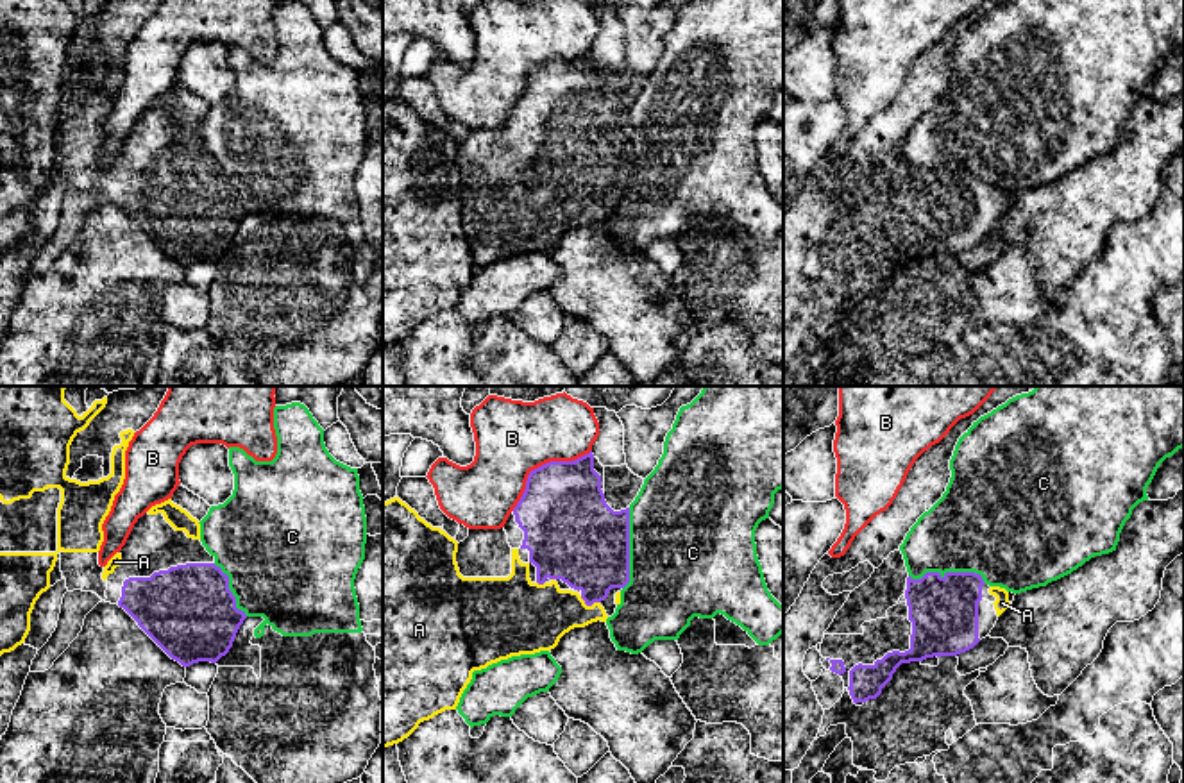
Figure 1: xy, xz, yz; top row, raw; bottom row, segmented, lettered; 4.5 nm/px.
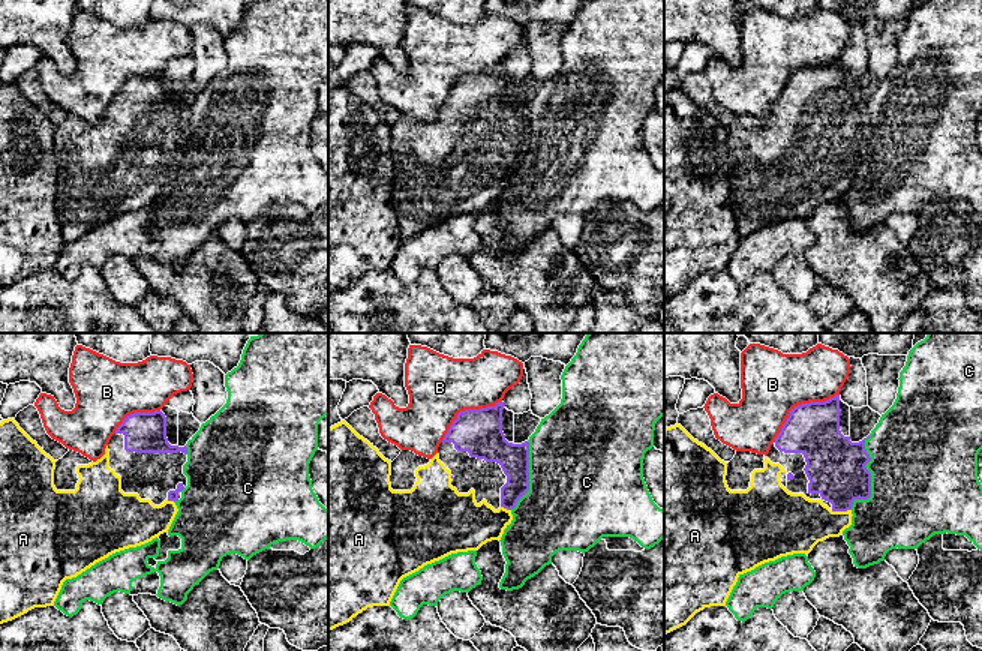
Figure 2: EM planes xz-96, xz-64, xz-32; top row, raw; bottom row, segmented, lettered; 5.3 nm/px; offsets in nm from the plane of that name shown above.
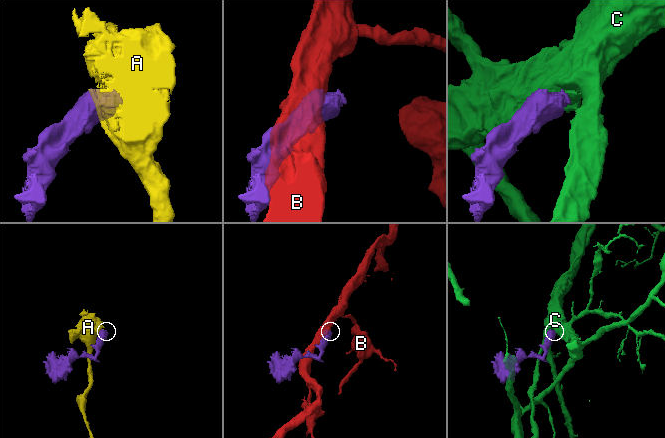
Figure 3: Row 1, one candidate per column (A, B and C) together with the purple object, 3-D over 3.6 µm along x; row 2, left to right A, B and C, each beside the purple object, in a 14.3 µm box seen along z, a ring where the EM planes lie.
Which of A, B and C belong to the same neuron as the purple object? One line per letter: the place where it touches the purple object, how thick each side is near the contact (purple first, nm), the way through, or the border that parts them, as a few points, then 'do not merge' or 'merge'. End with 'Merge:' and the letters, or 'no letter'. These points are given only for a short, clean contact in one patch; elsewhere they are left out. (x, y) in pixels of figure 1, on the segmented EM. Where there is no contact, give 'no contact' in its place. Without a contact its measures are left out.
A: xz (589, 605) | 360/300 nm | do not merge
B: xz (542, 465) | 400/340 nm | do not merge
C: yz (948, 572) | 300/420 nm | do not merge
Merge: no letter

